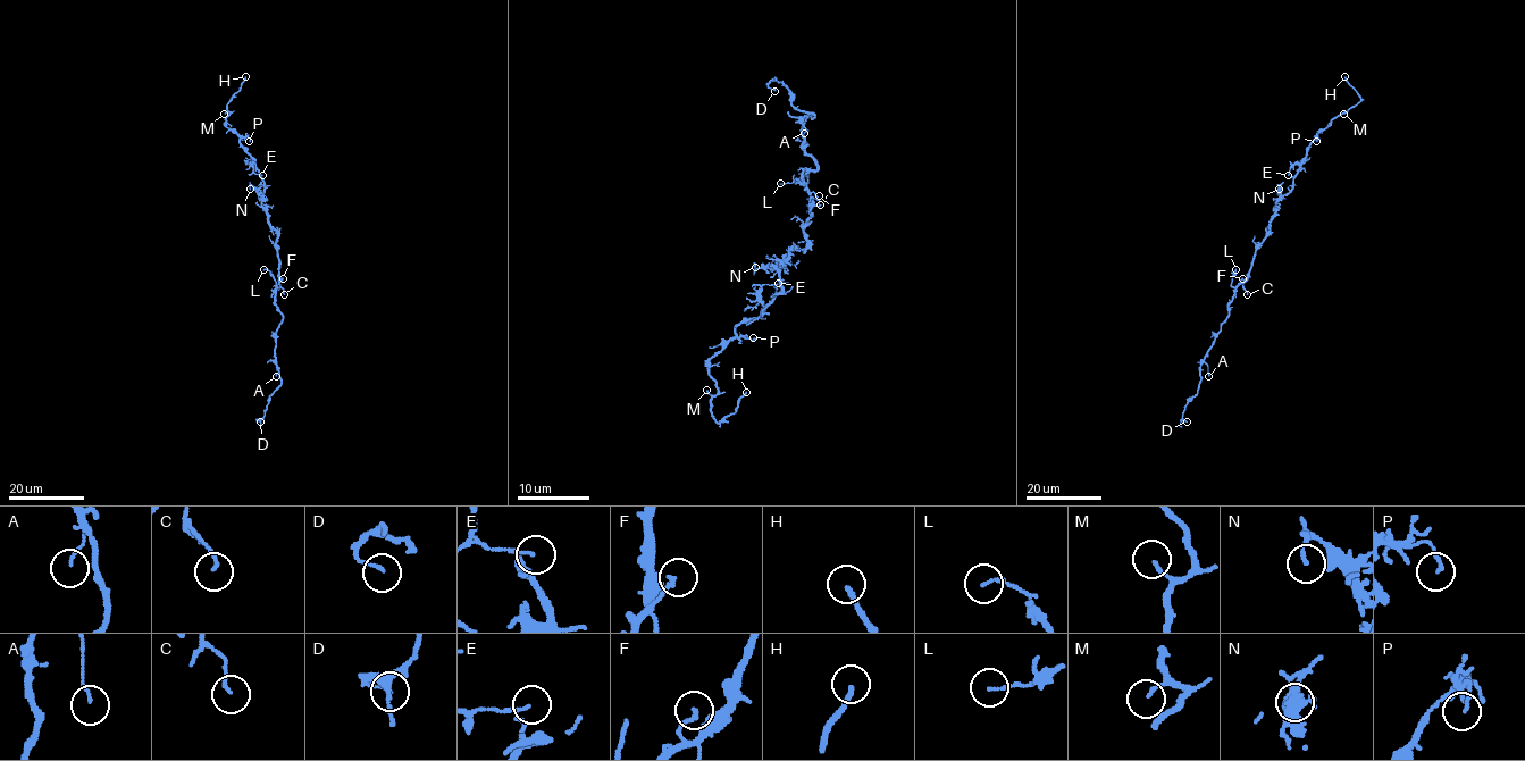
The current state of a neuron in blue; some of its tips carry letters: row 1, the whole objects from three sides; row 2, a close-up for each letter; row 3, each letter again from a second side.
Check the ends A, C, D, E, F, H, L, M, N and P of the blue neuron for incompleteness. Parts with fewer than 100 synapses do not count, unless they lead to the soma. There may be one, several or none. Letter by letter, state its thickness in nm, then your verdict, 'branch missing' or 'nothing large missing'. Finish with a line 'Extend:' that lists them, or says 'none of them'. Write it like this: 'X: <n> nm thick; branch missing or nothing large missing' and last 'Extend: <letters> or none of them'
A: 110 nm thick; nothing large missing
C: 110 nm thick; nothing large missing
D: 100 nm thick; nothing large missing
E: 70 nm thick; nothing large missing
F: 130 nm thick; nothing large missing
H: 180 nm thick; branch missing
L: 100 nm thick; nothing large missing
M: 120 nm thick; nothing large missing
N: 90 nm thick; nothing large missing
P: 120 nm thick; nothing large missing
Extend: H

